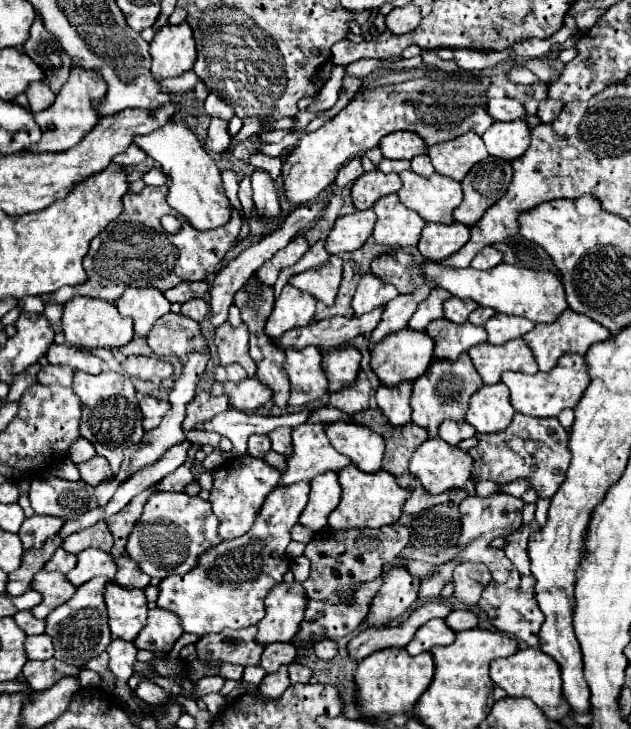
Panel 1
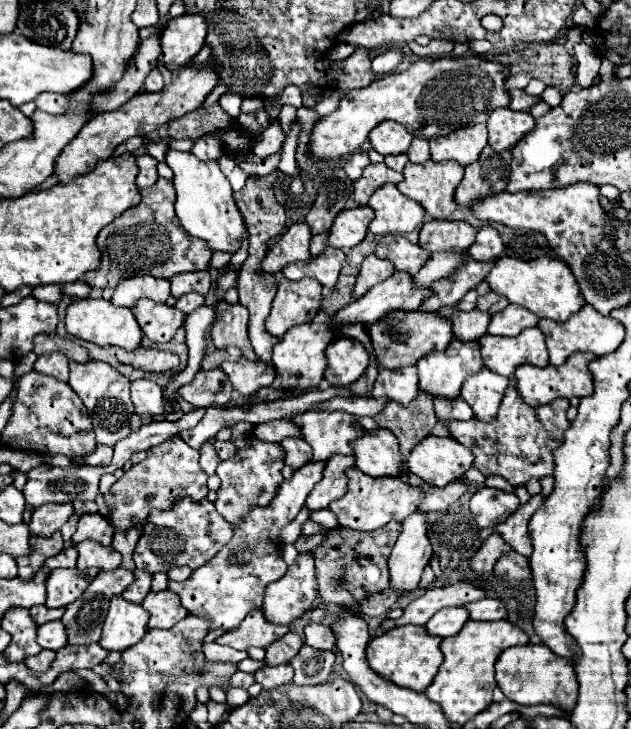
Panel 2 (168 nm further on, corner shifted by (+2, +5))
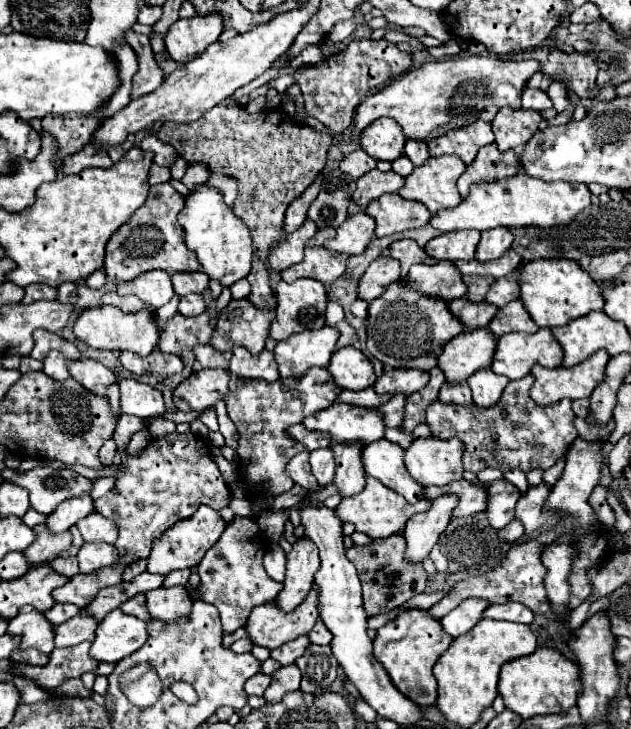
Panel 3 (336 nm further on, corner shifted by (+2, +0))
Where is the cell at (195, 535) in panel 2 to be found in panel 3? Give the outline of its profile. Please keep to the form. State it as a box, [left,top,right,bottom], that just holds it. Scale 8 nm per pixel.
[147,505,225,573]

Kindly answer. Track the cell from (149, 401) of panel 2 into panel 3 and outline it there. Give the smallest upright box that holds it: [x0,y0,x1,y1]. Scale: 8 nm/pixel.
[121,379,167,419]

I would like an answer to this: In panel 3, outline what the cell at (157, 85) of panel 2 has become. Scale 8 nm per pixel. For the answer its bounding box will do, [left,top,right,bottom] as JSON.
[127,31,163,99]

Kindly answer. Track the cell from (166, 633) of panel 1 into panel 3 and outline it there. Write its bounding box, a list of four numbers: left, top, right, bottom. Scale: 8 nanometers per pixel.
[145,587,193,623]

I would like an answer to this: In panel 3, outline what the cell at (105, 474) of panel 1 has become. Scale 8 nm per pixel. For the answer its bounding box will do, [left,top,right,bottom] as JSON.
[99,439,117,465]

